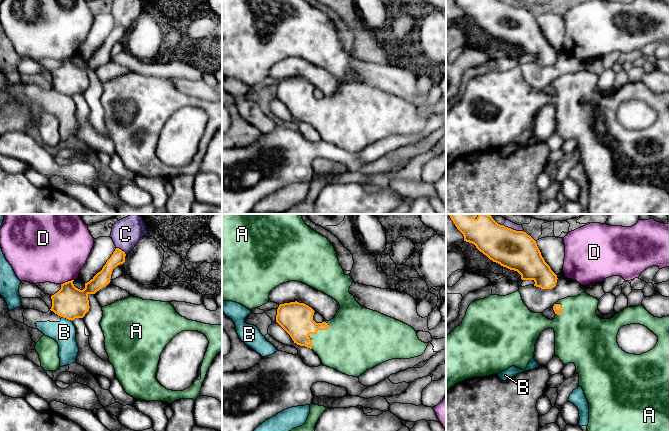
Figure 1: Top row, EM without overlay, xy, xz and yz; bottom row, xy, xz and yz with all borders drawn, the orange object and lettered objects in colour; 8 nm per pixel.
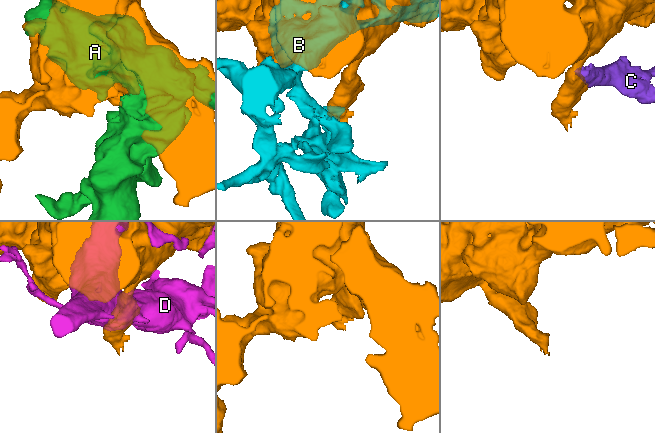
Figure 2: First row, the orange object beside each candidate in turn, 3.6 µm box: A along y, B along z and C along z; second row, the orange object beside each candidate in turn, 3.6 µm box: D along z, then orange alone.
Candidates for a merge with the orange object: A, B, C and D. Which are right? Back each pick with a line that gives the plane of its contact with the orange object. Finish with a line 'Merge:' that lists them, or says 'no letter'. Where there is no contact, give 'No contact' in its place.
A: Touches orange in xz
Merge: A

